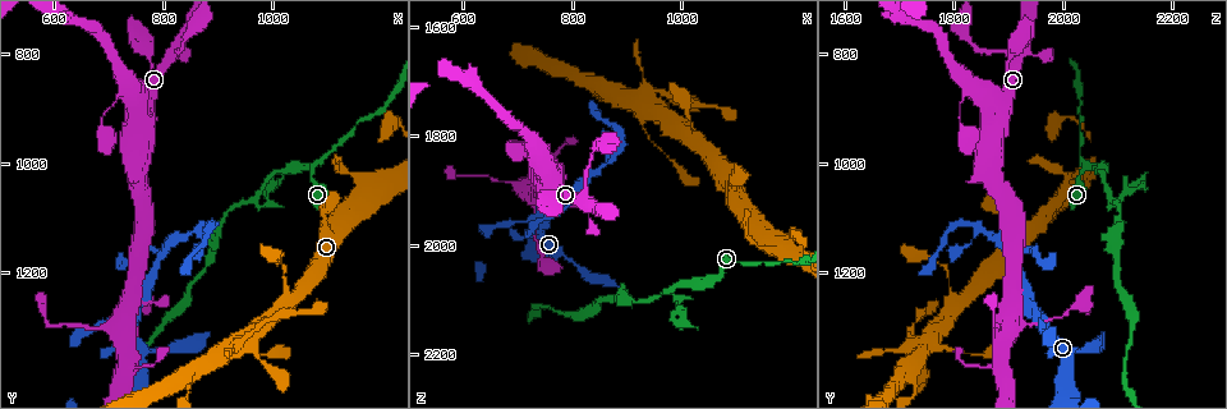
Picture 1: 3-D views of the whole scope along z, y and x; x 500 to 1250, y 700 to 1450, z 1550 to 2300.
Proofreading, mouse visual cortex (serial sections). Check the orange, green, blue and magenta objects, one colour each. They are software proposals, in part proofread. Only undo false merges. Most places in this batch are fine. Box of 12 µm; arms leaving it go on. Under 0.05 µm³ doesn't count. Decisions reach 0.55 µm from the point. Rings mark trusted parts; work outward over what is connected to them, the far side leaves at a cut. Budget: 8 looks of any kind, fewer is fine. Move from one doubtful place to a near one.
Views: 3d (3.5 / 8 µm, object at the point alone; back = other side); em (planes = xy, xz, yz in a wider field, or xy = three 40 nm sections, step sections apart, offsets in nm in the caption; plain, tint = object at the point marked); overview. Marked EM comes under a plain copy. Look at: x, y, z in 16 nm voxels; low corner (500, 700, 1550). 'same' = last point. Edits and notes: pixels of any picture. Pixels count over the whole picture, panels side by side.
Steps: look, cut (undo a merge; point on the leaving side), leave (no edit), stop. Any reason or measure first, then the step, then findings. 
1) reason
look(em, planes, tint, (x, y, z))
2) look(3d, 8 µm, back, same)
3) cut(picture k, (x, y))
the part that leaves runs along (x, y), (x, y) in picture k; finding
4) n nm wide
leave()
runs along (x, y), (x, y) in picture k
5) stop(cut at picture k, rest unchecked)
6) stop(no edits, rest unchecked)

look(3d, 3.5 µm, (1060, 1010, 2060))

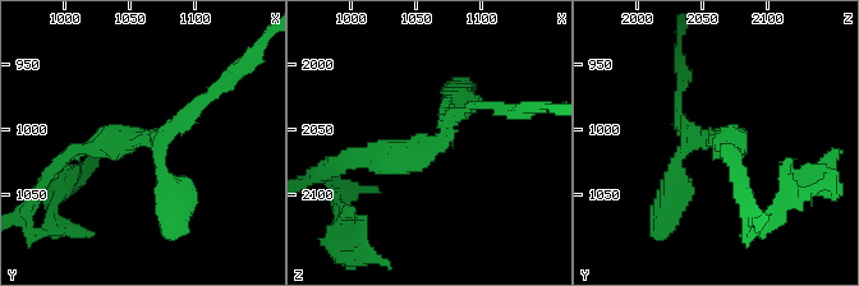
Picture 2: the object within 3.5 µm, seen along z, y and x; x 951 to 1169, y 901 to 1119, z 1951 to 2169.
3 arms; arms of 150, 200, 250 nm; need the tissue
look(em, xy, step 5, tint, (1066, 1008, 2060))

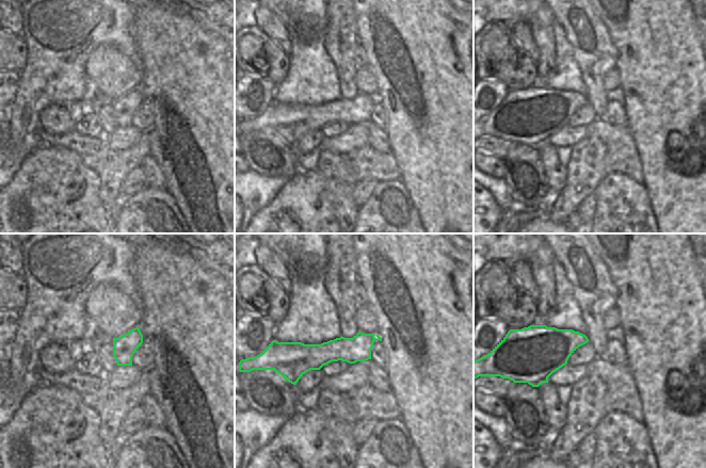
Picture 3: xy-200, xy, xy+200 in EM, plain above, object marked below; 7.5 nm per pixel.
leave()
runs along (460, 102), (436, 144), (358, 161) in picture 2; all the same cell

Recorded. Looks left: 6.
narrows sharply
look(3d, 3.5 µm, (970, 1060, 2085))

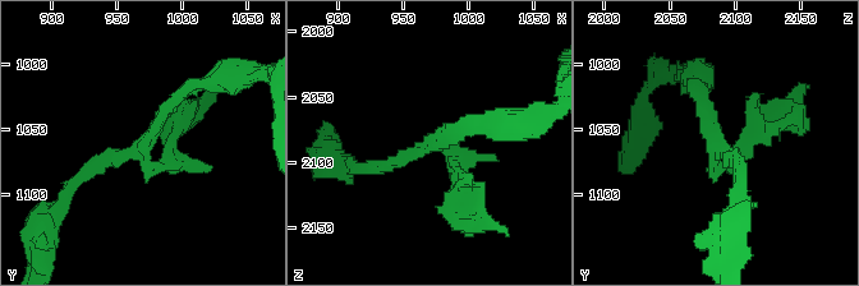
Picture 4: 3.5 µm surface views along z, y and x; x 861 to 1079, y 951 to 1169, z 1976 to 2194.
look(em, planes, tint, (968, 1060, 2086))

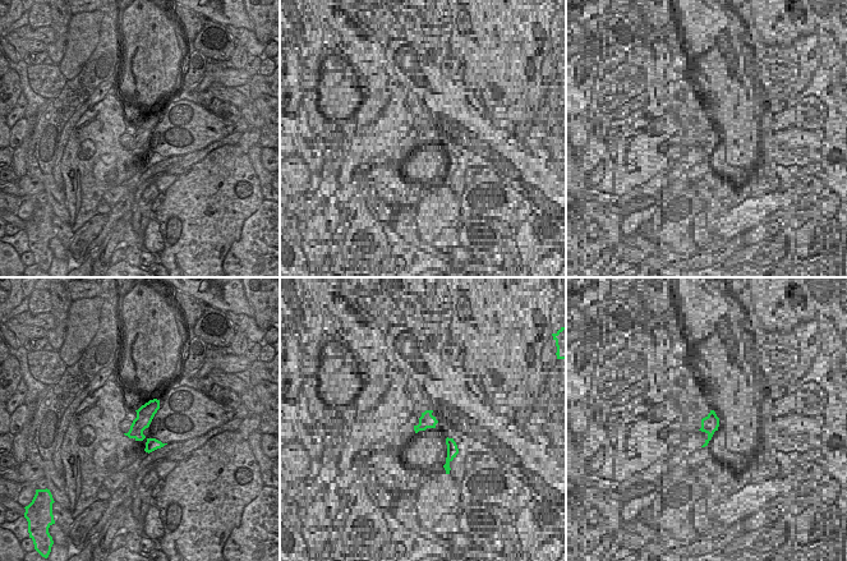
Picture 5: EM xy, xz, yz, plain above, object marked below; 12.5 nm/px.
look(em, xy, step 3, tint, same)

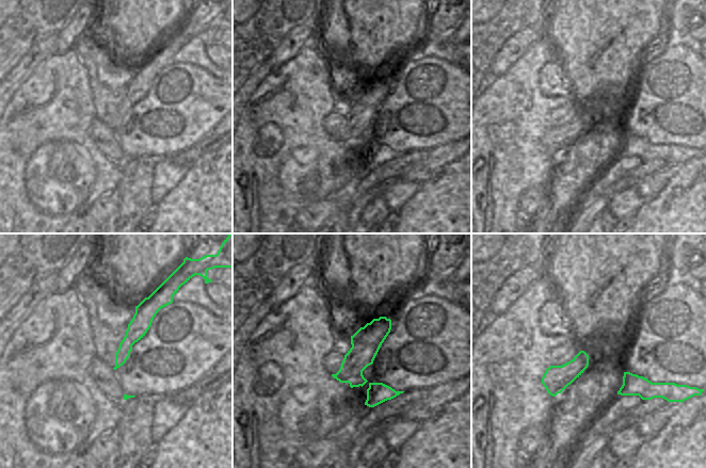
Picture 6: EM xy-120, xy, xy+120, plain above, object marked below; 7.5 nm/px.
cut(picture 4, (171, 129))
the part that leaves runs along (146, 156), (169, 164), (174, 133), (197, 109) in picture 4; two cells meet here

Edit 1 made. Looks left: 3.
redraw
look(overview)

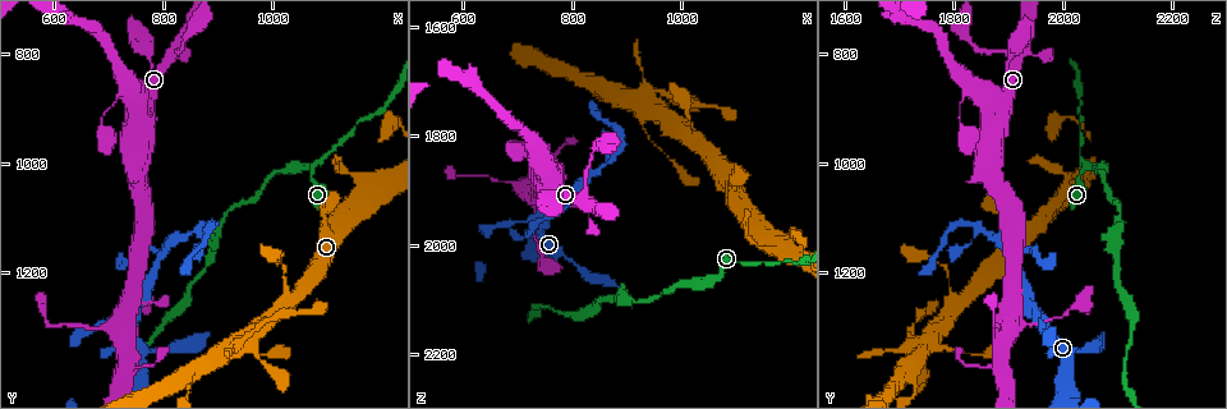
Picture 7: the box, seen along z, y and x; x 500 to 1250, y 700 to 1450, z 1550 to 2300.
arms part here
look(3d, 3.5 µm, (870, 1120, 1850))

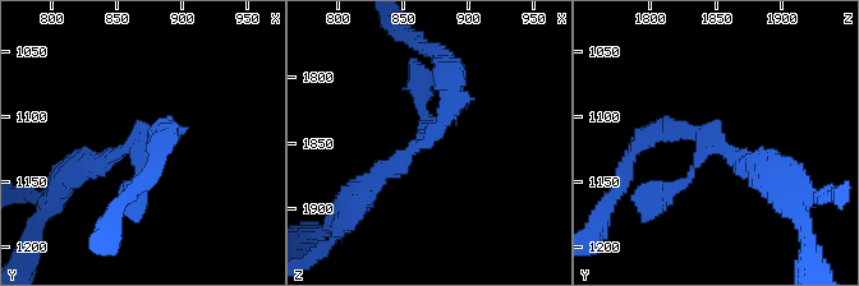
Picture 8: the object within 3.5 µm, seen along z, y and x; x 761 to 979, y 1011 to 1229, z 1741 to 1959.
need the tissue
look(em, planes, tint, (868, 1120, 1846))

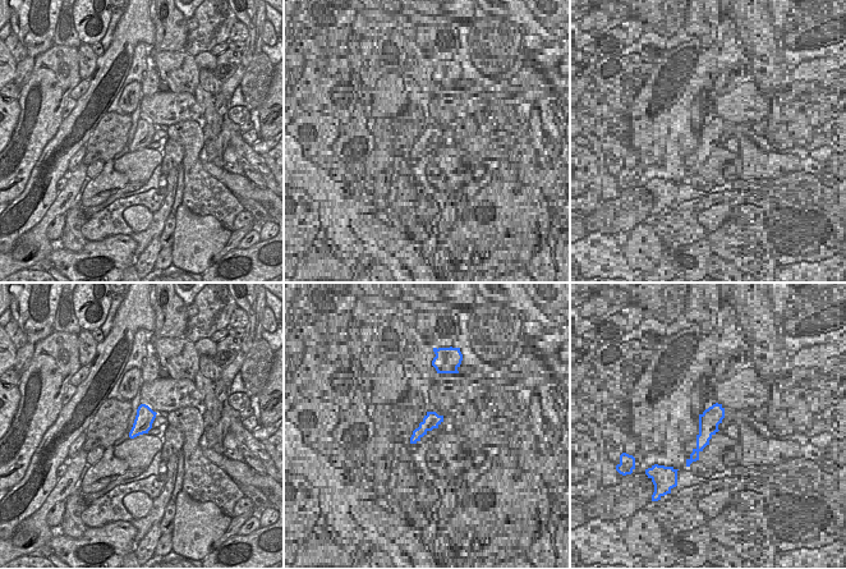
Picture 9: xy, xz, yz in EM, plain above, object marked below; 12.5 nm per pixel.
leave()
runs along (363, 190), (441, 124), (445, 65) in picture 8; continuous, no second cell

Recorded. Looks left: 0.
stop(cut at picture 4, rest unchecked)

